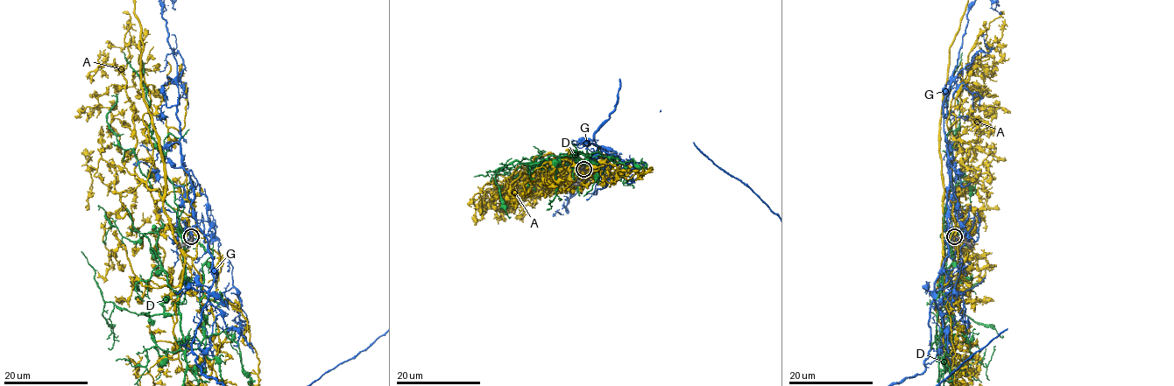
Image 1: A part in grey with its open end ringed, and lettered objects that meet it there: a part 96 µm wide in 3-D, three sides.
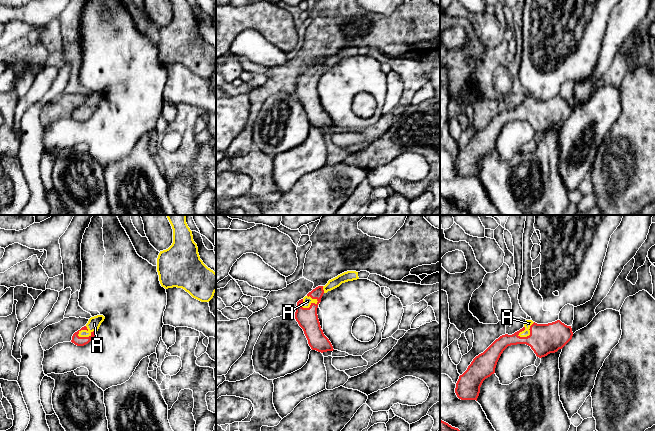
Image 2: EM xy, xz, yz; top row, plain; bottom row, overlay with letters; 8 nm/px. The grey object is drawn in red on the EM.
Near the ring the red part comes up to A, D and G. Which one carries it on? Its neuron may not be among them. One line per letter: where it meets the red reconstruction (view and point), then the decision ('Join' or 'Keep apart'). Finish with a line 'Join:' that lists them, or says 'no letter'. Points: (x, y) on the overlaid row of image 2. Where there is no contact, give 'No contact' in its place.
A: Touches red at xz (310, 306). Join
D: No contact. Keep apart
G: No contact. Keep apart
Join: A

